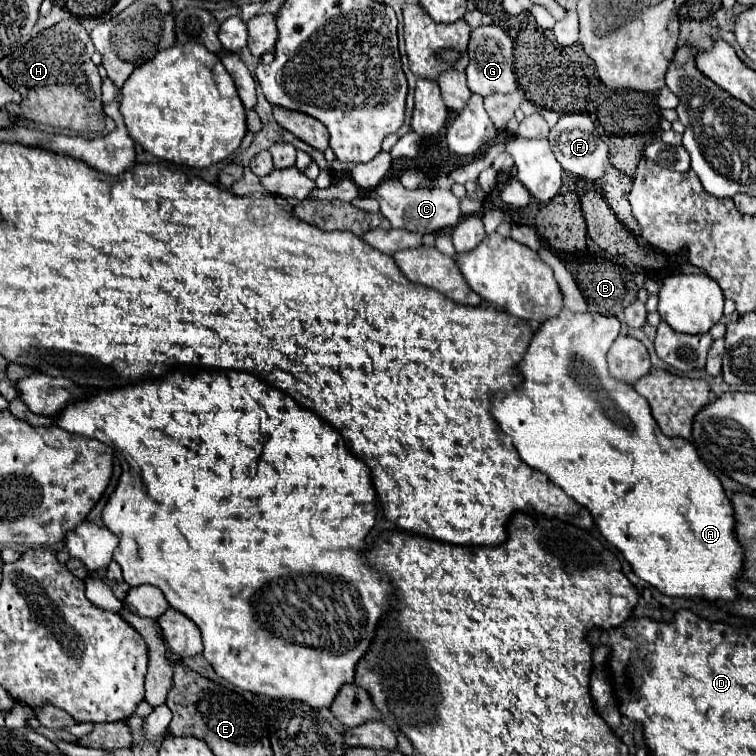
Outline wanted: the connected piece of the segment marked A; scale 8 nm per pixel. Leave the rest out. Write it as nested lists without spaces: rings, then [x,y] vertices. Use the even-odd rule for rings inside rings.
[[[563,309],[557,317],[547,319],[541,329],[535,331],[531,345],[523,357],[523,361],[519,363],[519,371],[523,375],[523,385],[519,385],[513,393],[497,399],[493,403],[493,417],[497,419],[499,427],[513,439],[515,449],[519,451],[521,459],[533,467],[543,471],[555,485],[559,485],[569,497],[573,497],[577,503],[581,503],[583,507],[591,509],[591,515],[595,519],[597,529],[601,531],[601,535],[613,545],[617,547],[623,557],[629,561],[629,565],[633,567],[635,575],[639,575],[643,581],[651,583],[653,587],[657,587],[663,595],[669,597],[685,597],[685,599],[705,599],[705,601],[735,601],[737,597],[737,579],[743,573],[743,547],[735,537],[735,517],[733,517],[733,505],[729,501],[729,497],[723,491],[721,481],[717,479],[717,475],[699,459],[695,447],[683,439],[683,437],[667,437],[661,433],[657,421],[651,415],[651,409],[645,401],[645,397],[641,397],[631,385],[619,383],[615,381],[609,371],[607,371],[607,361],[605,361],[605,353],[611,347],[611,343],[615,341],[615,337],[619,335],[619,319],[617,317],[607,317],[601,313],[571,313],[567,309]]]

